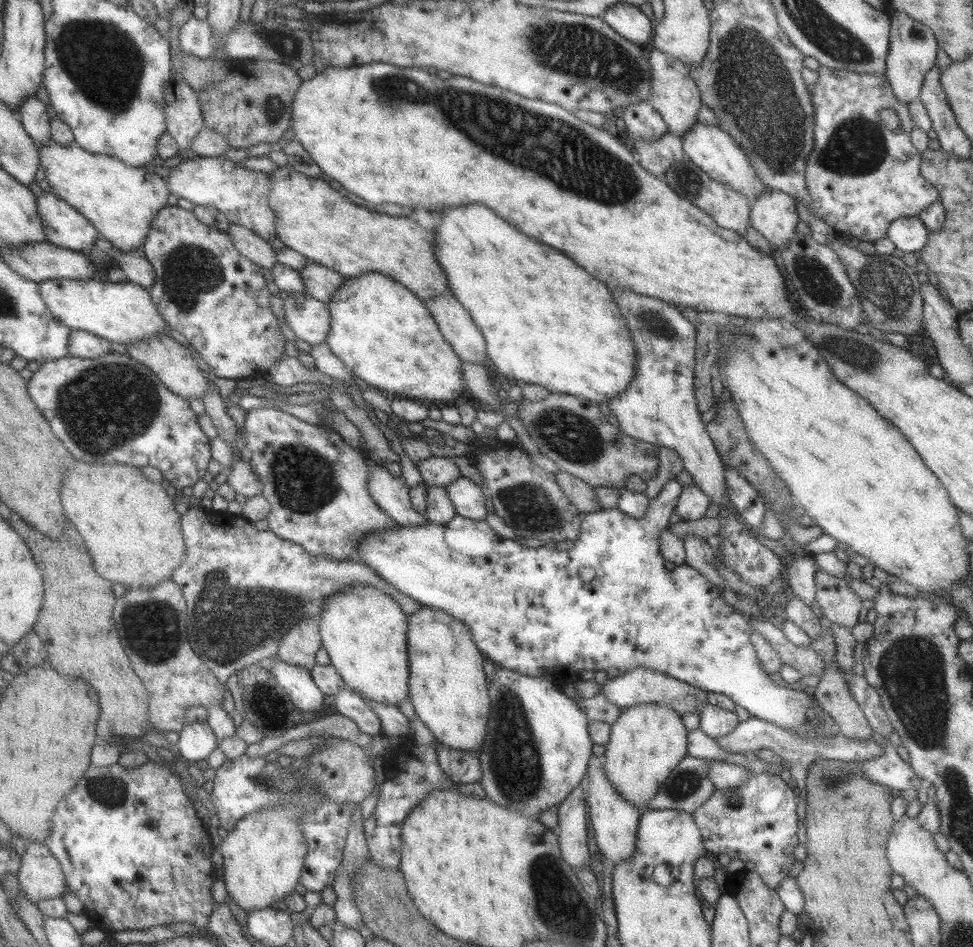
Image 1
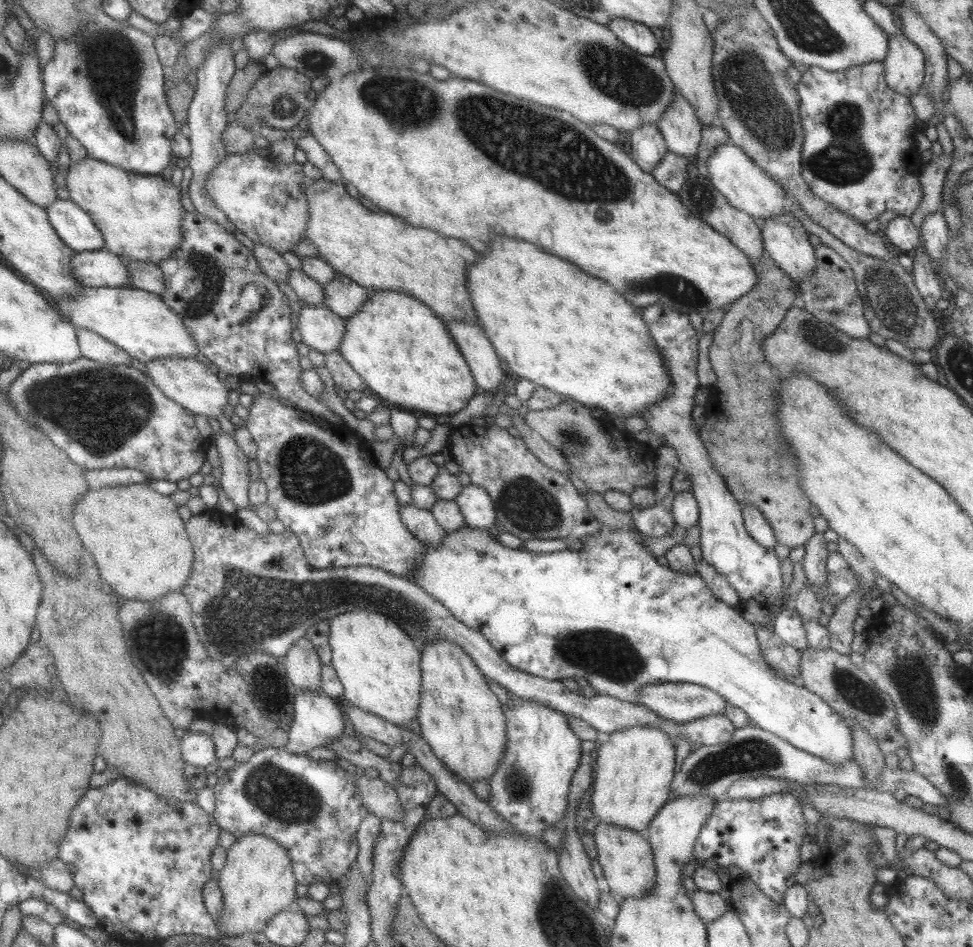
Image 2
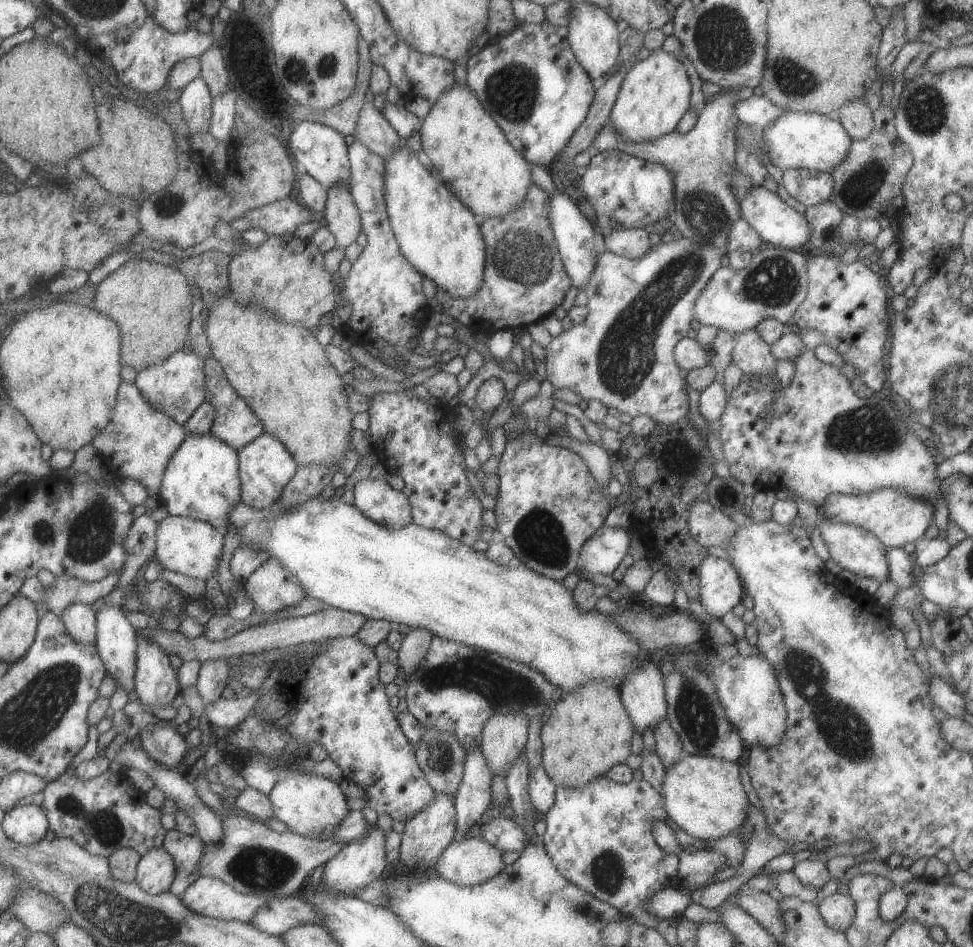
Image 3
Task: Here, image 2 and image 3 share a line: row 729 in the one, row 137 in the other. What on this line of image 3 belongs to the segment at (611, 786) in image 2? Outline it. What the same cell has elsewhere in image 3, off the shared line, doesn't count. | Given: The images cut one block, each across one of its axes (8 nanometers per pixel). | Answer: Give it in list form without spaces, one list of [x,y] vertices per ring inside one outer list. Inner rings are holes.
[[[662,48],[654,50],[645,60],[636,61],[623,76],[621,88],[610,111],[612,128],[625,139],[647,142],[674,131],[692,104],[690,82],[686,69],[674,55]]]

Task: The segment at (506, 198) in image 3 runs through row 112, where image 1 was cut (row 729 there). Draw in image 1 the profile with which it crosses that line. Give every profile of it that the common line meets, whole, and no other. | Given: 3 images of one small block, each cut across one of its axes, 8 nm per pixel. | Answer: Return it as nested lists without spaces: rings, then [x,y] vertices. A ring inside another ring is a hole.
[[[422,605],[407,618],[408,700],[413,705],[415,715],[429,729],[435,742],[457,751],[479,754],[485,739],[490,709],[485,674],[481,666],[484,655],[473,644],[468,628],[443,610]]]

